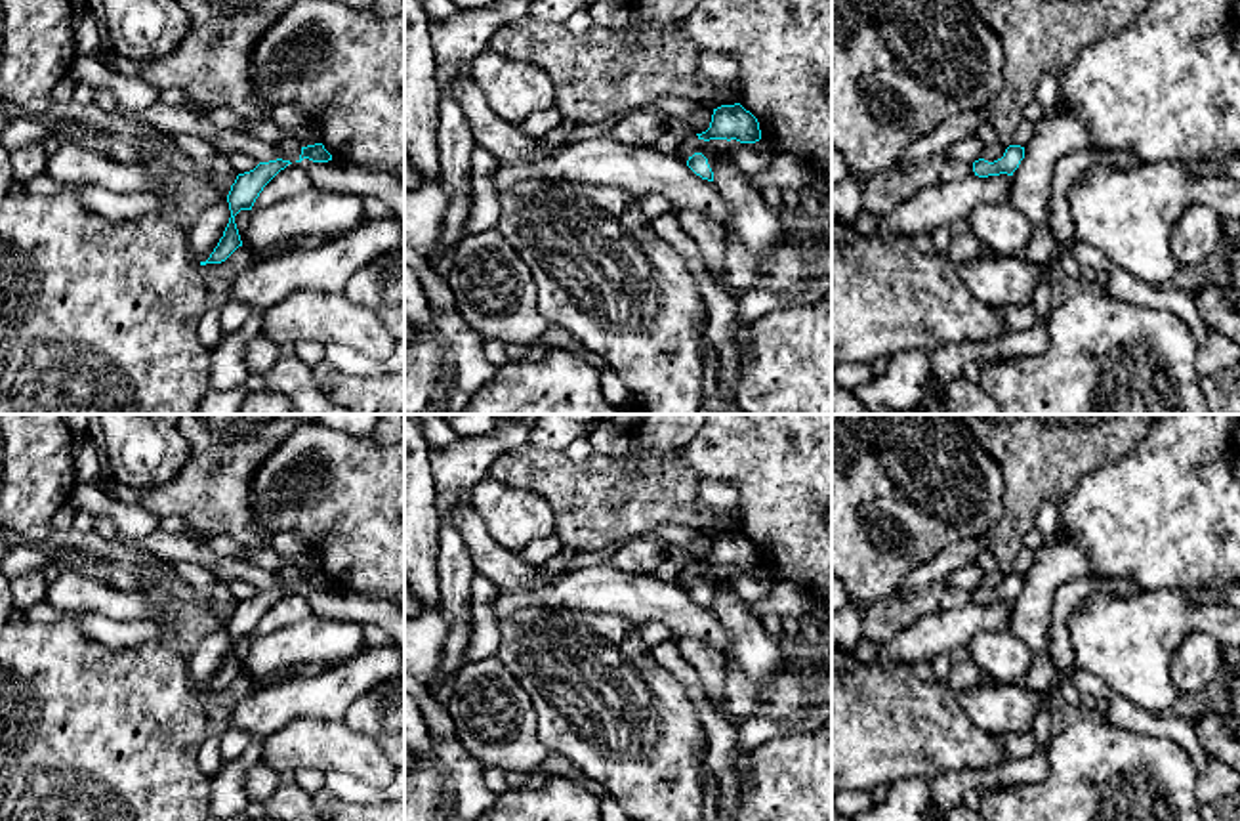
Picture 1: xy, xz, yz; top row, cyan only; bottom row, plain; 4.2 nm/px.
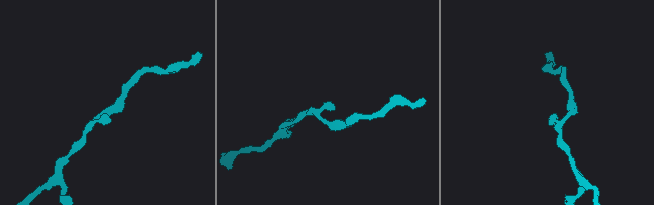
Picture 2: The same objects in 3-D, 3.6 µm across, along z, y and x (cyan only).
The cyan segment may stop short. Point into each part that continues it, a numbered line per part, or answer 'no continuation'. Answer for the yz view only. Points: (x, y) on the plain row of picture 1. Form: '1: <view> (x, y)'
no continuation

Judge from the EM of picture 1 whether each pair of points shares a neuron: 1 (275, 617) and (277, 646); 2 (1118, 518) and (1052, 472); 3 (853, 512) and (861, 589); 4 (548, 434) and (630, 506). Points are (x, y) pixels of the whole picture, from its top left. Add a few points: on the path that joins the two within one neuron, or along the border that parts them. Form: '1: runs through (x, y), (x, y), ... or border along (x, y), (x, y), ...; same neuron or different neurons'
1: border along (311, 613), (296, 623), (252, 636); different neurons
2: border along (1111, 463), (1090, 470), (1057, 503); different neurons
3: runs through (861, 531), (861, 569); same neuron
4: border along (529, 442), (563, 451); different neurons

